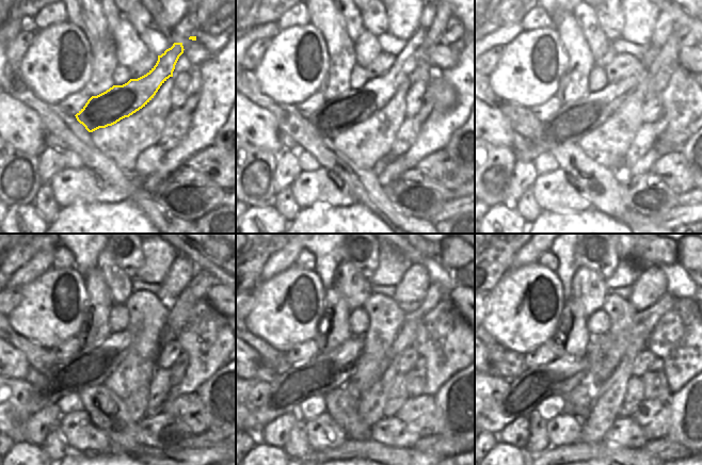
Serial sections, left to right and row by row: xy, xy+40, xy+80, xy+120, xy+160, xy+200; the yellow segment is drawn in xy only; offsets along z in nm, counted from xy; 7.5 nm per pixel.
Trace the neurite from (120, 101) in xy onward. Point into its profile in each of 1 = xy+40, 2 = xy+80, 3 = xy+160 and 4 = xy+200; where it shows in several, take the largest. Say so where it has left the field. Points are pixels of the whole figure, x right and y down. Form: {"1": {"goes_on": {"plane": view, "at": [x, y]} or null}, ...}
{"1": {"goes_on": {"plane": "xy+40", "at": [336, 115]}}, "2": {"goes_on": {"plane": "xy+80", "at": [573, 121]}}, "3": {"goes_on": {"plane": "xy+160", "at": [326, 371]}}, "4": {"goes_on": {"plane": "xy+200", "at": [525, 393]}}}

